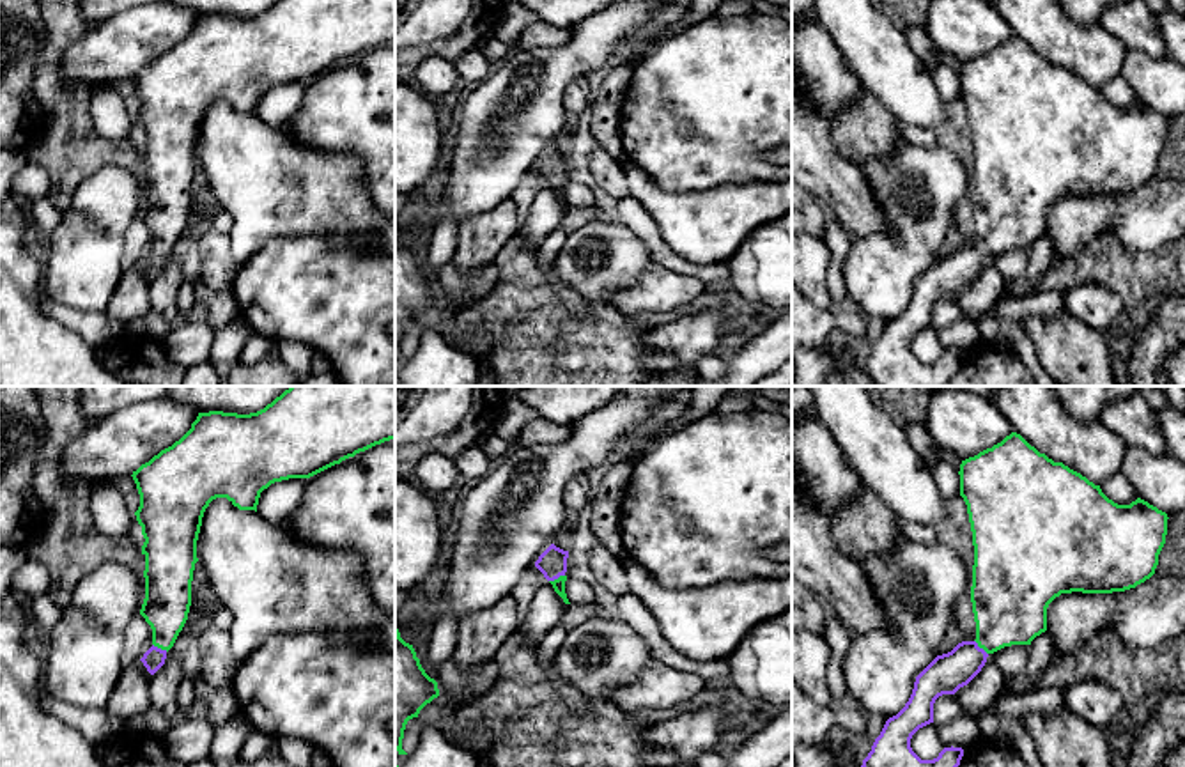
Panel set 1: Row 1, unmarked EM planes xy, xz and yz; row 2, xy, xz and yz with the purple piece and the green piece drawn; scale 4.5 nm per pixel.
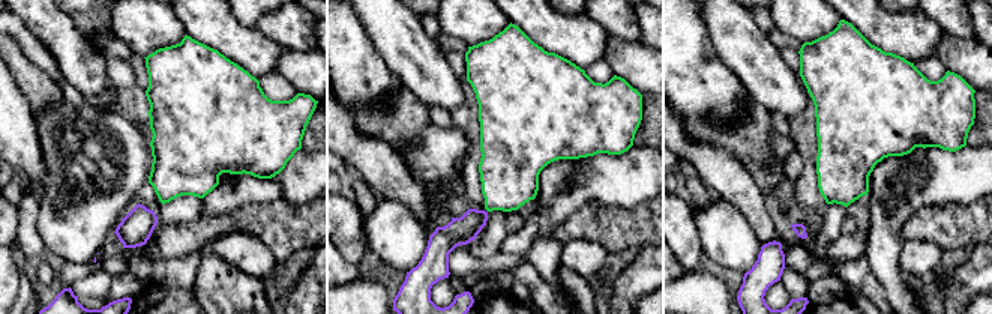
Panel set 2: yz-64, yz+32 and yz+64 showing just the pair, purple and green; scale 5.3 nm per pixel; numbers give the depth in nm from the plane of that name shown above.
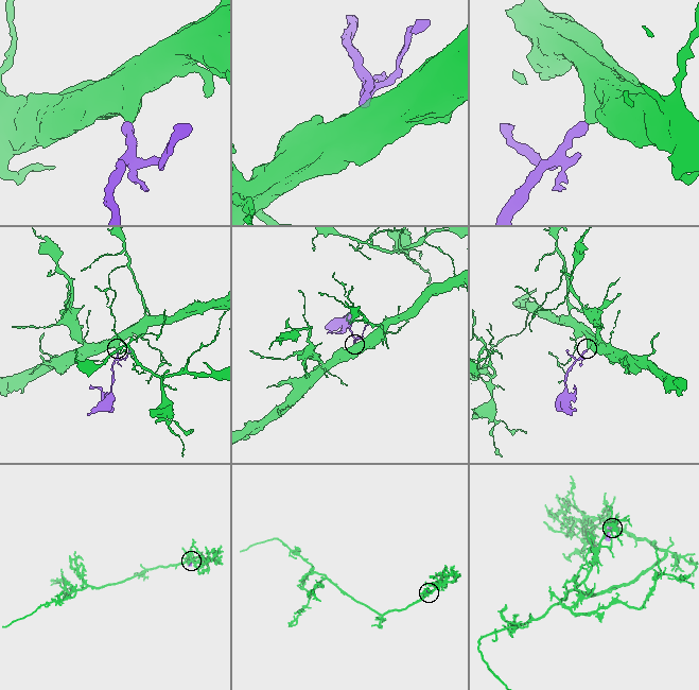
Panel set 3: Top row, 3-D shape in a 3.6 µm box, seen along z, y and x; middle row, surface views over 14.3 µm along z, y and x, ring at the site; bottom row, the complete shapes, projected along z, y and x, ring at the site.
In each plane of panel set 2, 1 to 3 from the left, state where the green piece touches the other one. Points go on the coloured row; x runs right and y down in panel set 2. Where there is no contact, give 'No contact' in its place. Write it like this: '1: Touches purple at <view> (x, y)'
1: No contact
2: No contact
3: No contact

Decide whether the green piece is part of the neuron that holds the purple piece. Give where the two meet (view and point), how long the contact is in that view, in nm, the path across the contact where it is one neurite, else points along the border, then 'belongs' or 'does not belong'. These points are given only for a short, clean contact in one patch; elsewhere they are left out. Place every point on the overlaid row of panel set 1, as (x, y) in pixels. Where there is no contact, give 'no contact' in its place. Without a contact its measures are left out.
meets purple in xz at (557, 578); contact 80 nm long; runs through xz (553, 562), (557, 578), (558, 585); belongs

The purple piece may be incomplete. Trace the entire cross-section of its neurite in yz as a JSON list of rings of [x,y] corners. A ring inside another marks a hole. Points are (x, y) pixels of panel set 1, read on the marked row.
[[[1017,432],[962,461],[958,475],[974,546],[976,639],[937,655],[916,677],[909,701],[886,721],[861,767],[958,767],[962,748],[944,748],[933,760],[921,760],[910,748],[912,735],[933,723],[935,700],[967,686],[990,654],[1031,645],[1047,631],[1047,608],[1061,593],[1125,592],[1150,579],[1158,565],[1167,535],[1166,512],[1141,498],[1130,505],[1114,503],[1100,485],[1040,453]]]

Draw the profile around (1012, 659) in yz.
[[[1011,645],[994,652],[999,670],[1004,677],[1024,671],[1029,659],[1029,645]]]

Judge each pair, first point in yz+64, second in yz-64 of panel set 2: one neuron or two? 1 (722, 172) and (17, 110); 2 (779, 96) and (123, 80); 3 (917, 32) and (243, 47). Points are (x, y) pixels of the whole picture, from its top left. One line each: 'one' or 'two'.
1: one
2: two
3: one

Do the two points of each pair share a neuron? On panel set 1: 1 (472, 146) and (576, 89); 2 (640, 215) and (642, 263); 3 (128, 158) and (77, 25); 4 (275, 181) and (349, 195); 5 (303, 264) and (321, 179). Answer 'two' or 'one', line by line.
1: two
2: two
3: one
4: one
5: two

